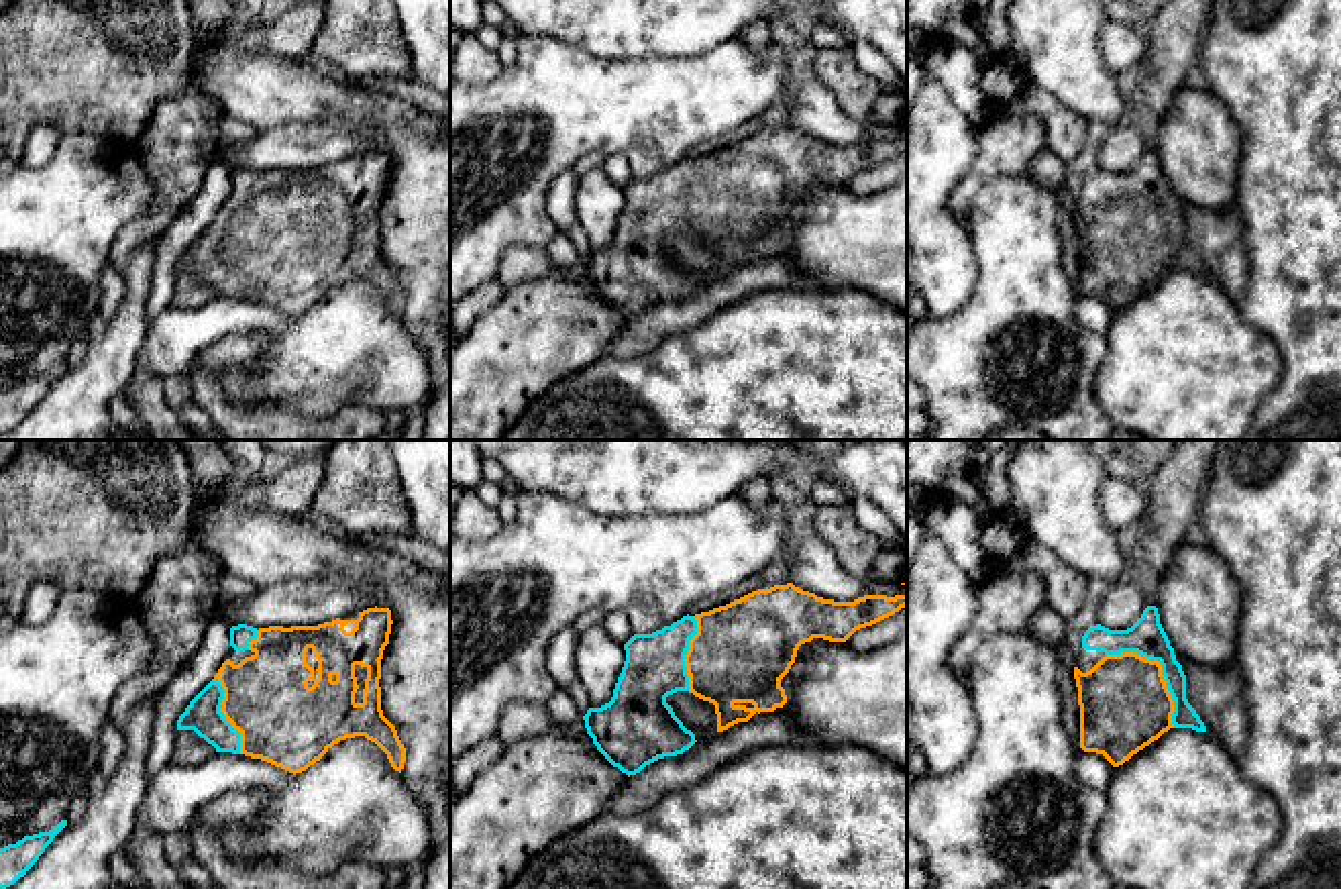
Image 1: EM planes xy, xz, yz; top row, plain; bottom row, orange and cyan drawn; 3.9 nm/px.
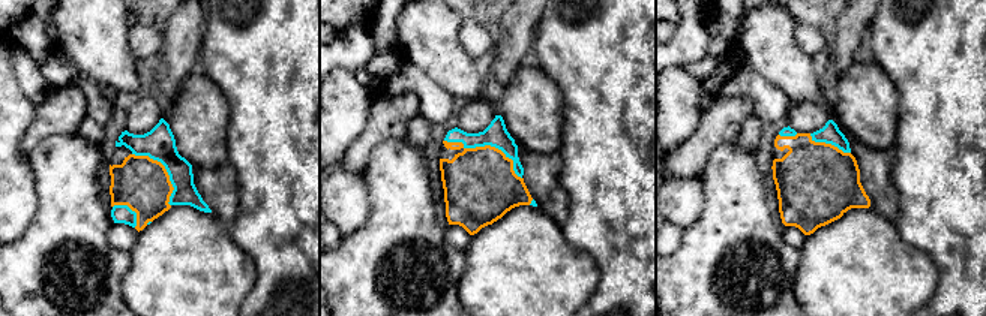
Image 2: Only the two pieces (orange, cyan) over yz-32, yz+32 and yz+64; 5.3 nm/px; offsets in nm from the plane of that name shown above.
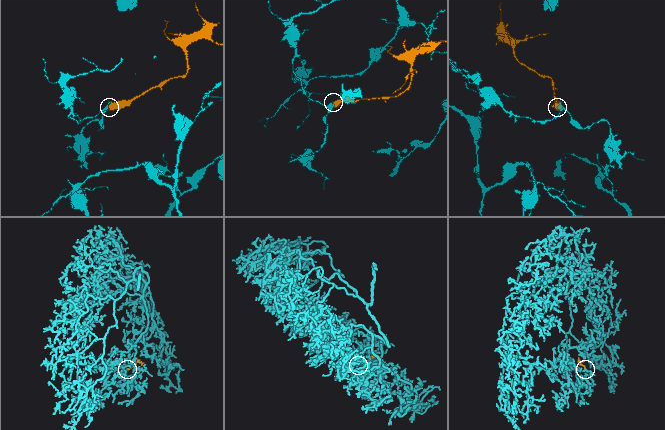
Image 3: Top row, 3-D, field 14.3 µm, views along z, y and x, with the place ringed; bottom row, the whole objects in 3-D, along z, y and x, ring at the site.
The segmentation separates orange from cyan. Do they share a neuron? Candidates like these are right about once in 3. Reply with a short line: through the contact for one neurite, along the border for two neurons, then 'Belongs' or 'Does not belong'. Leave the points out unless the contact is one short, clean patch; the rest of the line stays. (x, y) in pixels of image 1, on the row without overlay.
Belongs

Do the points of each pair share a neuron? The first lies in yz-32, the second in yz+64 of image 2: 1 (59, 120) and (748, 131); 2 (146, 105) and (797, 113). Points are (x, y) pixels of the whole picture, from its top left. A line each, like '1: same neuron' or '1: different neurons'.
1: different neurons
2: same neuron

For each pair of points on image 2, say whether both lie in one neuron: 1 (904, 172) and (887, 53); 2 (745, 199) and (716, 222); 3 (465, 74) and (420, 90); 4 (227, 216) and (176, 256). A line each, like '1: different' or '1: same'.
1: same
2: same
3: different
4: different

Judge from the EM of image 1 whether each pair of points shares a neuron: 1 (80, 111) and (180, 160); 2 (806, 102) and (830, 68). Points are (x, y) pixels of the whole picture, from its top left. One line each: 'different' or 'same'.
1: different
2: different

